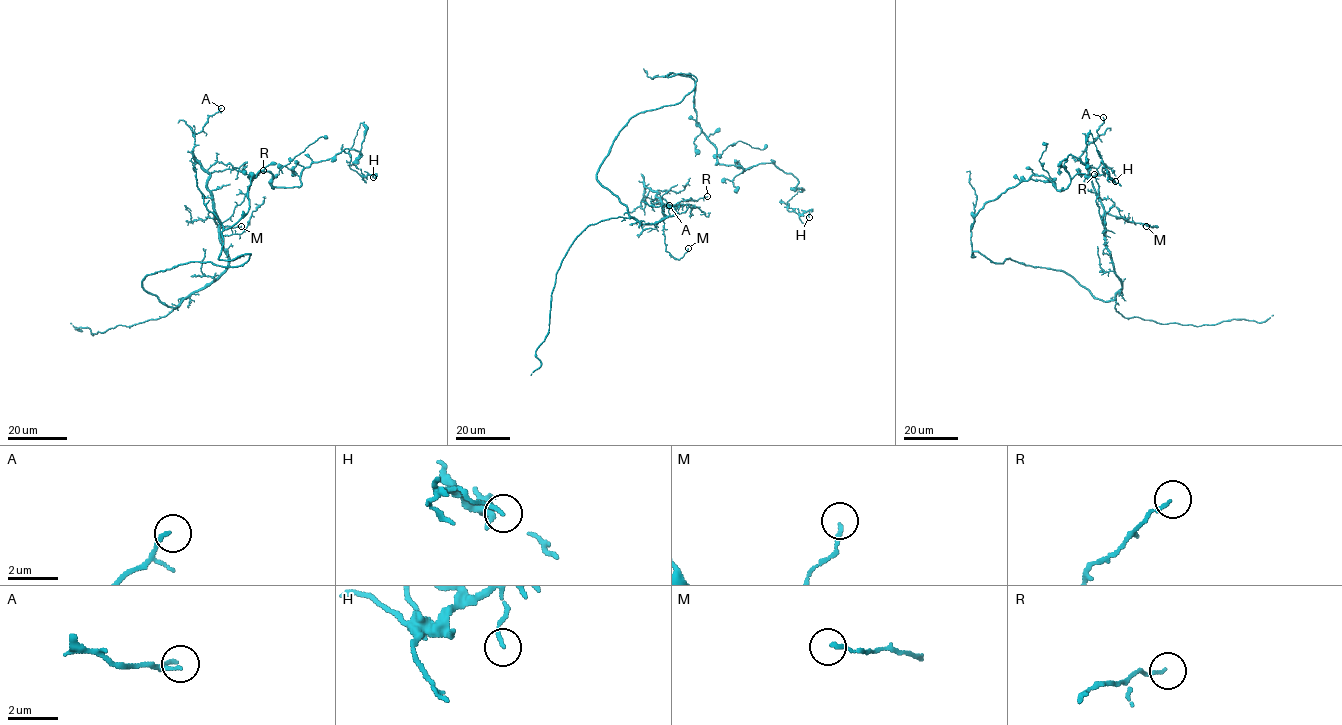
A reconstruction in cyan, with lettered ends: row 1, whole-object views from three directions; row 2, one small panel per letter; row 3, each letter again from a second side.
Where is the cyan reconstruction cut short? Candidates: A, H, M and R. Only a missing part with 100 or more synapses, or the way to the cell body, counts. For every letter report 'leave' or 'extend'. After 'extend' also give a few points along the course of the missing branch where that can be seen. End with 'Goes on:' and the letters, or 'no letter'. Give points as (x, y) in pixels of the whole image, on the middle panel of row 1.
A: leave
H: leave
M: leave
R: leave
Goes on: no letter

